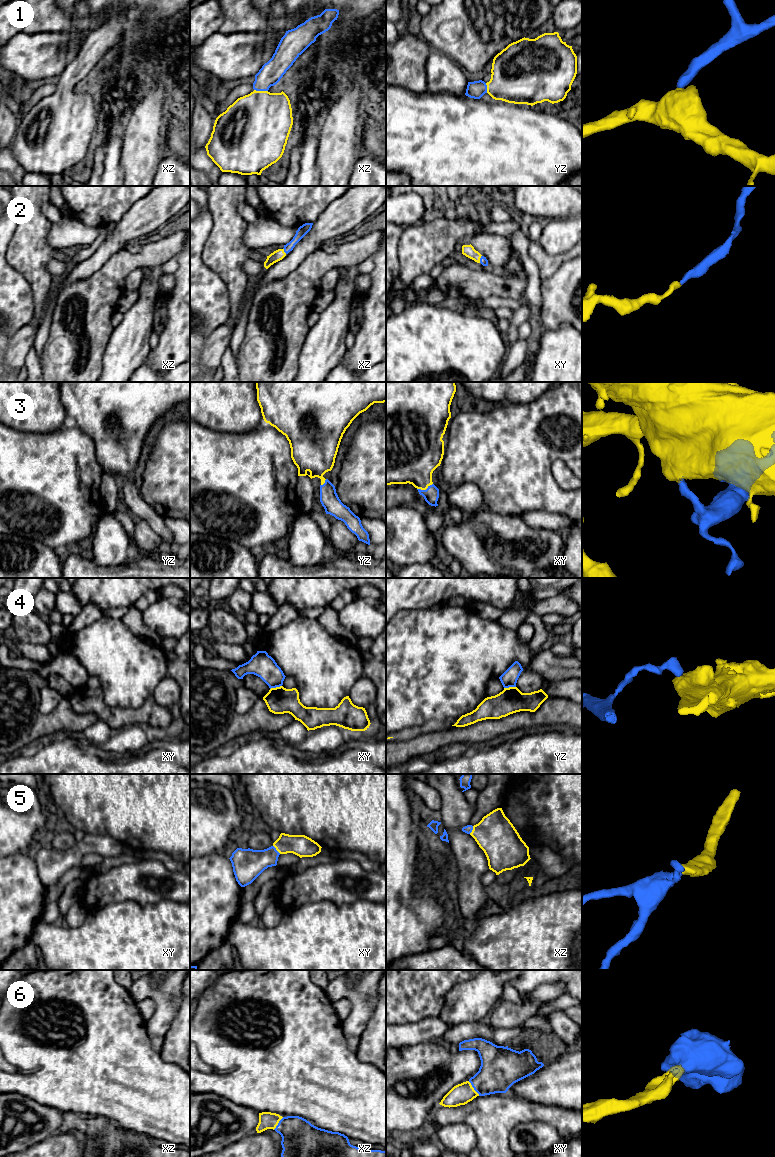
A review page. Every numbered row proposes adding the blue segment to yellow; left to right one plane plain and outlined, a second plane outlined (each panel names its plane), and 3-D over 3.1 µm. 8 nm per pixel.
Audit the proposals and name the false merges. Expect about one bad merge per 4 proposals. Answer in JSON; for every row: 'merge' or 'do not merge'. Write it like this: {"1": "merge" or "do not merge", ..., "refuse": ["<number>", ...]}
{"1": "merge", "2": "merge", "3": "merge", "4": "do not merge", "5": "merge", "6": "merge", "refuse": ["4"]}

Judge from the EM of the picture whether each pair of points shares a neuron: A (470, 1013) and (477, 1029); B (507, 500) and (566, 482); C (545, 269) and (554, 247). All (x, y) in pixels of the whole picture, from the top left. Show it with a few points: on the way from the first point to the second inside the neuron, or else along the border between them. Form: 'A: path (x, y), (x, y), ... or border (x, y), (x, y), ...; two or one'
A: border (486, 1019), (460, 1022), (453, 1025); two
B: border (552, 462), (552, 475), (565, 491); two
C: border (537, 242), (550, 254), (562, 254), (571, 249); two

